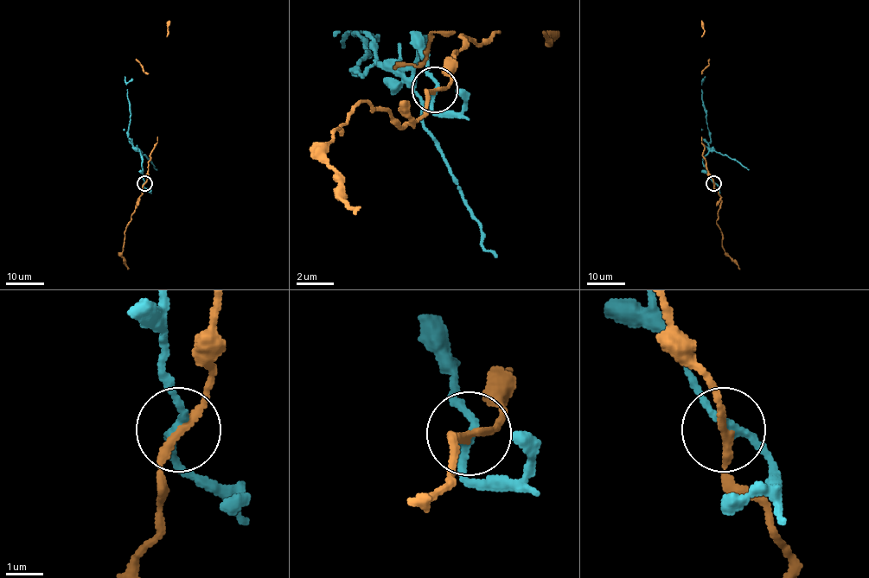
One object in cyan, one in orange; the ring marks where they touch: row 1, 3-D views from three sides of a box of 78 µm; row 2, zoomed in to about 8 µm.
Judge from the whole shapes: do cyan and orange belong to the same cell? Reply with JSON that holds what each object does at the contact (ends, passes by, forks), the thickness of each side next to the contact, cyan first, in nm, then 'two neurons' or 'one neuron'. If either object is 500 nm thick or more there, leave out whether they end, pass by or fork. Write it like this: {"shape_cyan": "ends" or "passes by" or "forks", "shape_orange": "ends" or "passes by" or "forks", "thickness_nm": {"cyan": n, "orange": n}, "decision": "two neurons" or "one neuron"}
{"shape_cyan": "passes by", "shape_orange": "passes by", "thickness_nm": {"cyan": 200, "orange": 200}, "decision": "two neurons"}

